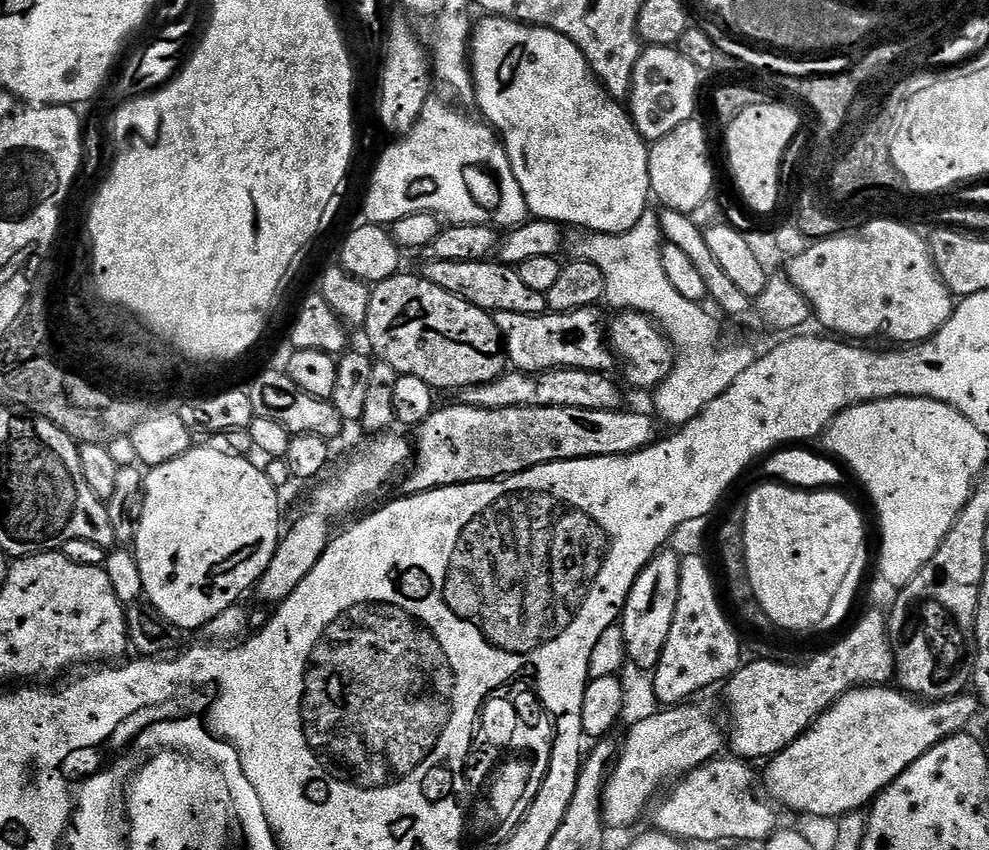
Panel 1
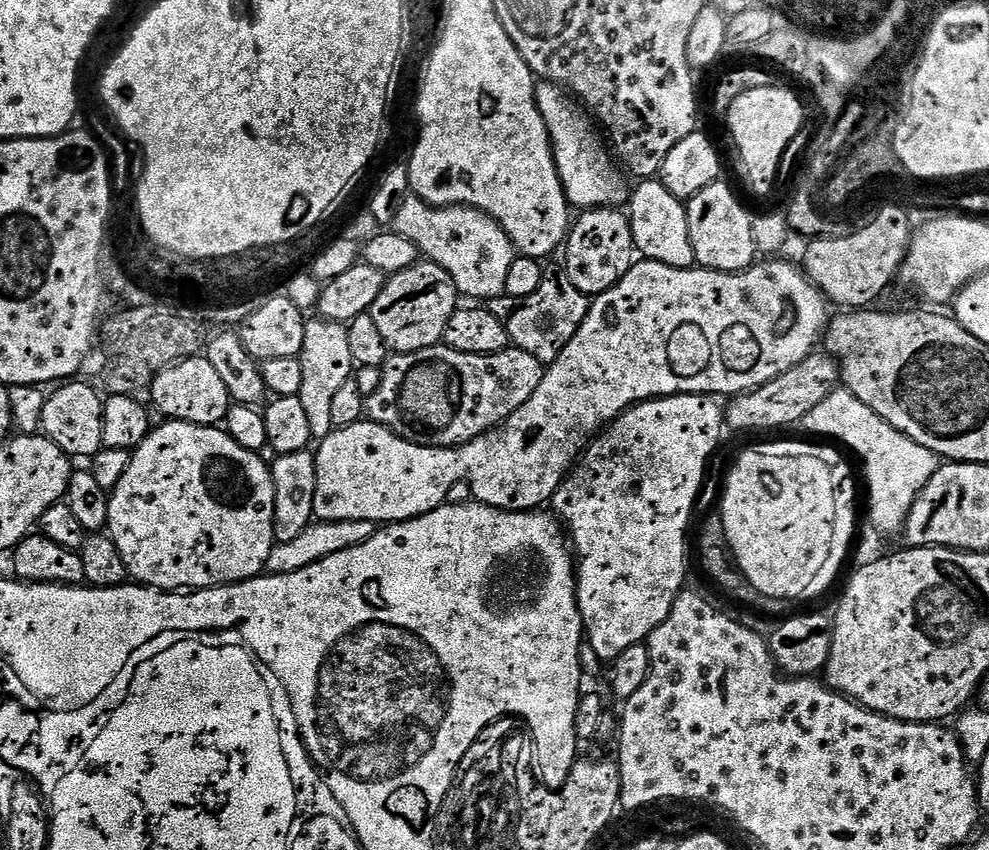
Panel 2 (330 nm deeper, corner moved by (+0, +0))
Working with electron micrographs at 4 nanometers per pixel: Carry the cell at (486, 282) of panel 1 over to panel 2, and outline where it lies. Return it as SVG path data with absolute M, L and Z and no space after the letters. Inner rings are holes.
M548 270L542 278L542 286L538 286L534 294L515 302L508 298L497 298L487 301L486 307L504 322L509 341L515 347L526 350L526 354L534 354L534 358L547 366L560 357L566 342L578 334L578 326L582 326L586 318L589 303L590 297L582 294L582 290L570 282L565 272Z

